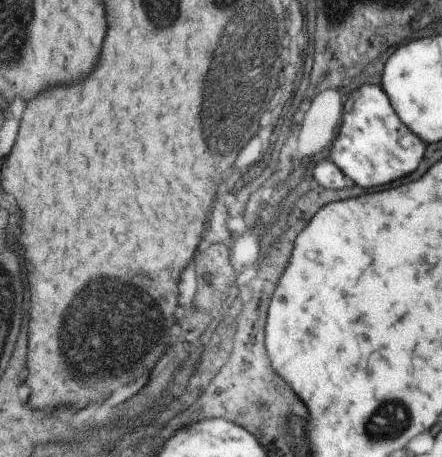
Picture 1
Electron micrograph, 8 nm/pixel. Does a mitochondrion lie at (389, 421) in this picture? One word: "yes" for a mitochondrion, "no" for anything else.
yes

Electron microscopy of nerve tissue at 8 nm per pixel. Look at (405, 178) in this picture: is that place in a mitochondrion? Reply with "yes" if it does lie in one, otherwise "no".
no

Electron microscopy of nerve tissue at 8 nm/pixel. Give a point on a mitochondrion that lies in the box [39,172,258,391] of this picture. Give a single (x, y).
(94, 341)

